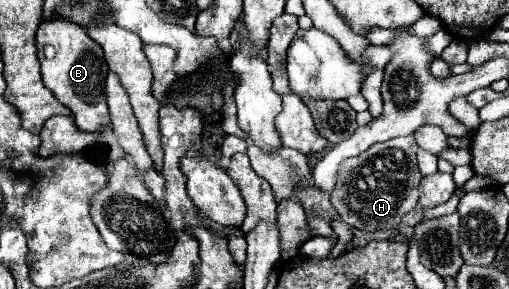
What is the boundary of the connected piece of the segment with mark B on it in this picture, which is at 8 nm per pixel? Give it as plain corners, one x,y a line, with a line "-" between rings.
43,20
37,28
35,42
43,82
57,96
57,100
73,112
77,128
89,132
105,128
105,124
109,124
109,108
105,98
107,62
99,44
87,36
85,28
71,24
71,20

